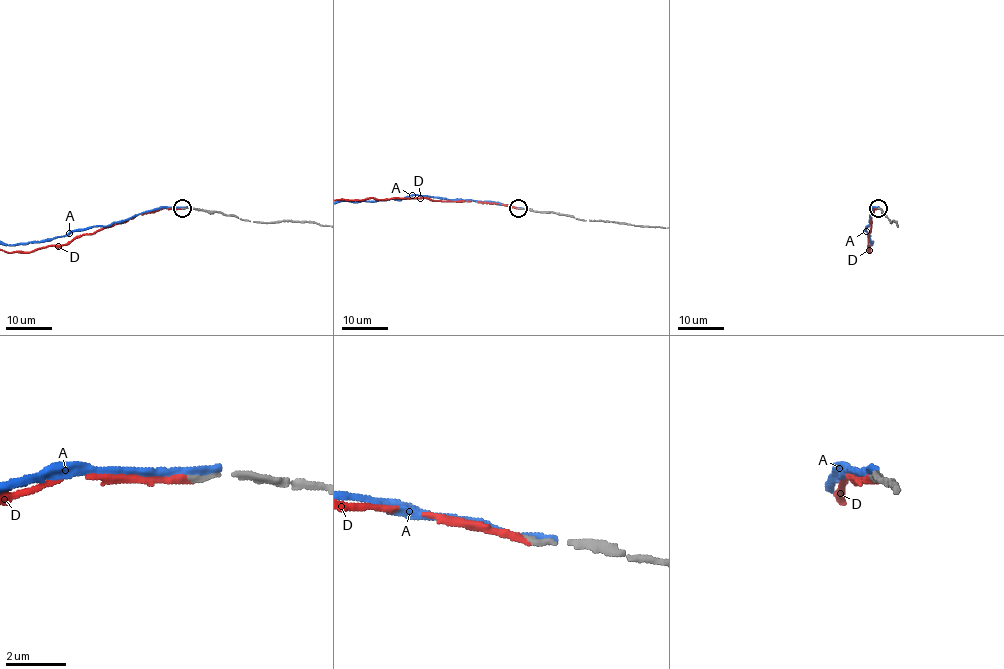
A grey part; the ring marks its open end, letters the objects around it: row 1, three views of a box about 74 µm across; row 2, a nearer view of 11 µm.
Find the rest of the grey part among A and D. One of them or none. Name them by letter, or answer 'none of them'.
D

